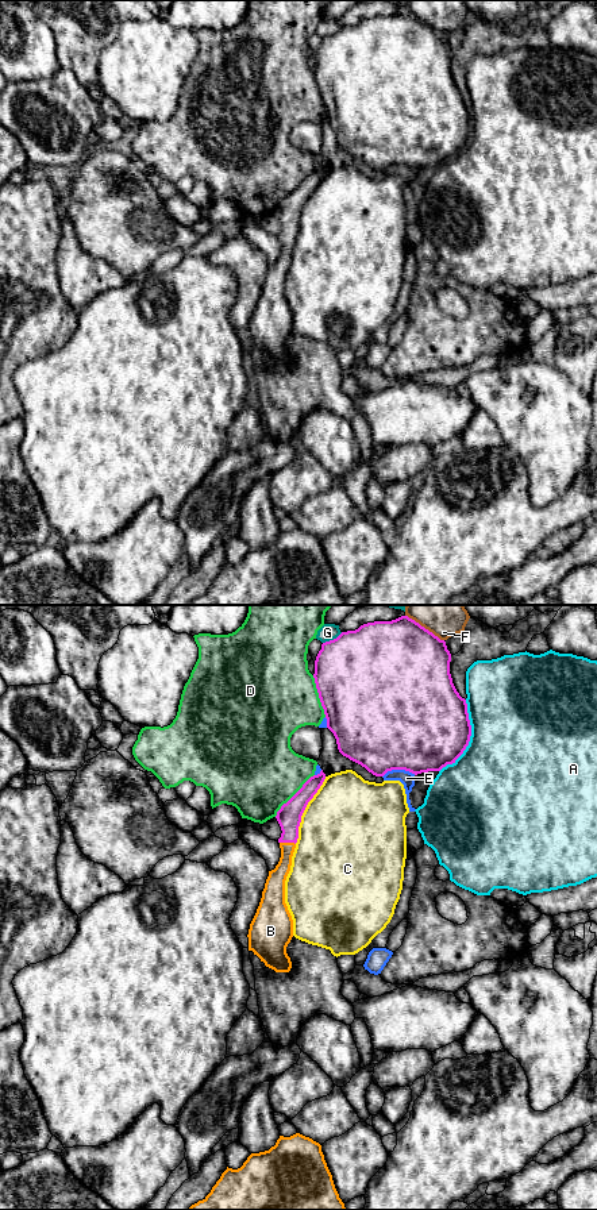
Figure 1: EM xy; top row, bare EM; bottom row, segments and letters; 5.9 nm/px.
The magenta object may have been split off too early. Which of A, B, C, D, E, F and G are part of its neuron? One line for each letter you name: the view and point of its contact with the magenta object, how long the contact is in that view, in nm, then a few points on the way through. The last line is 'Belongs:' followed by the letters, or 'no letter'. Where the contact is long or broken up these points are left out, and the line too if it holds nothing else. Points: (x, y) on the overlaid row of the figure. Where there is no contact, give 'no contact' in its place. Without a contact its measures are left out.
B: xy (288, 842) | 100 nm
Belongs: B

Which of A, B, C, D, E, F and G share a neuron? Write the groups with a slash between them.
A / B / C / D / E / F / G

